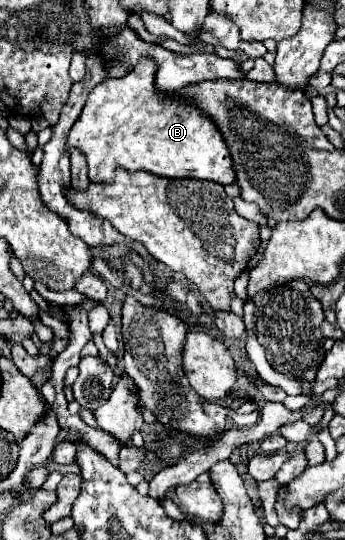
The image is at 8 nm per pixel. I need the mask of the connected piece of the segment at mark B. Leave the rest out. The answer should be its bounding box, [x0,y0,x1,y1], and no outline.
[67,59,235,185]

